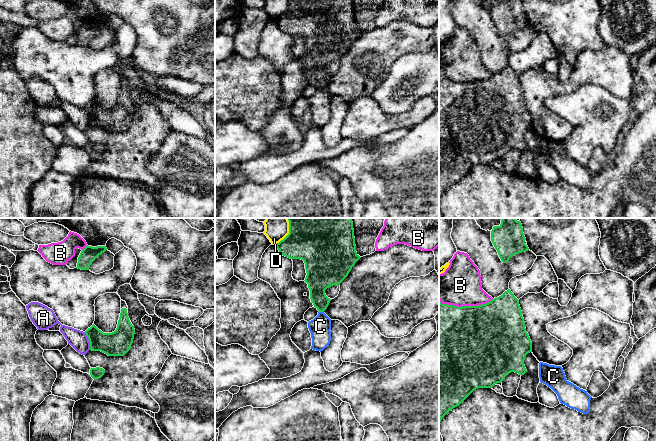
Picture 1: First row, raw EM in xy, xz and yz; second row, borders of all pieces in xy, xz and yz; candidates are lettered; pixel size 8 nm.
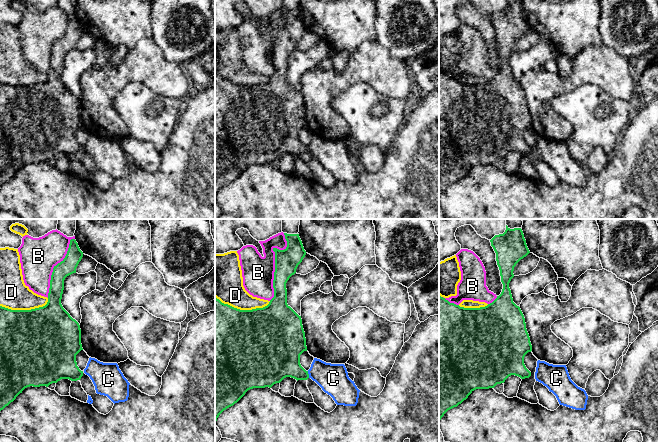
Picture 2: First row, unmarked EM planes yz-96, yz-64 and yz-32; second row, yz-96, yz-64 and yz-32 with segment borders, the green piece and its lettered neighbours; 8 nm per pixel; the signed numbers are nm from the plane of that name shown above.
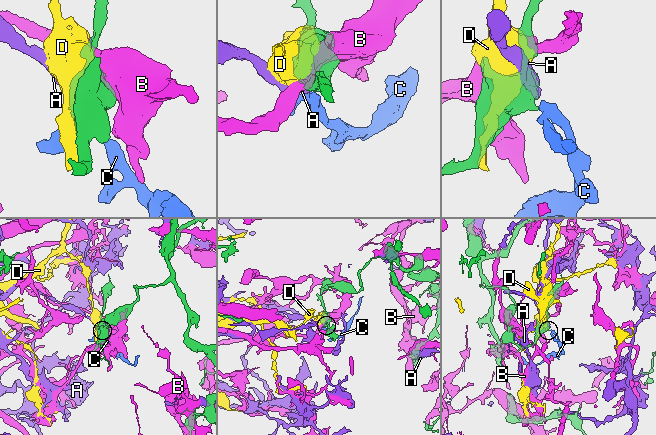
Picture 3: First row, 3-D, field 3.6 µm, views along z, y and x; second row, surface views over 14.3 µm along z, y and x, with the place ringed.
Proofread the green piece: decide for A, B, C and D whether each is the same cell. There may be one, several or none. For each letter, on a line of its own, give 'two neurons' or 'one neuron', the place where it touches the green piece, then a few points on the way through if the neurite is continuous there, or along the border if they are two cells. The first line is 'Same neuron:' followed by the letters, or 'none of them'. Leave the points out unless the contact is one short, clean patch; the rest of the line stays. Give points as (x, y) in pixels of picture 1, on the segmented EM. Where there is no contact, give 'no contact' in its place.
Same neuron: none of them
A: two neurons; meets green in xy at (89, 341)
B: two neurons; meets green in yz at (465, 306)
C: two neurons; meets green in xz at (321, 311); border along xz (319, 310), (323, 312)
D: two neurons; meets green in xz at (289, 232)

